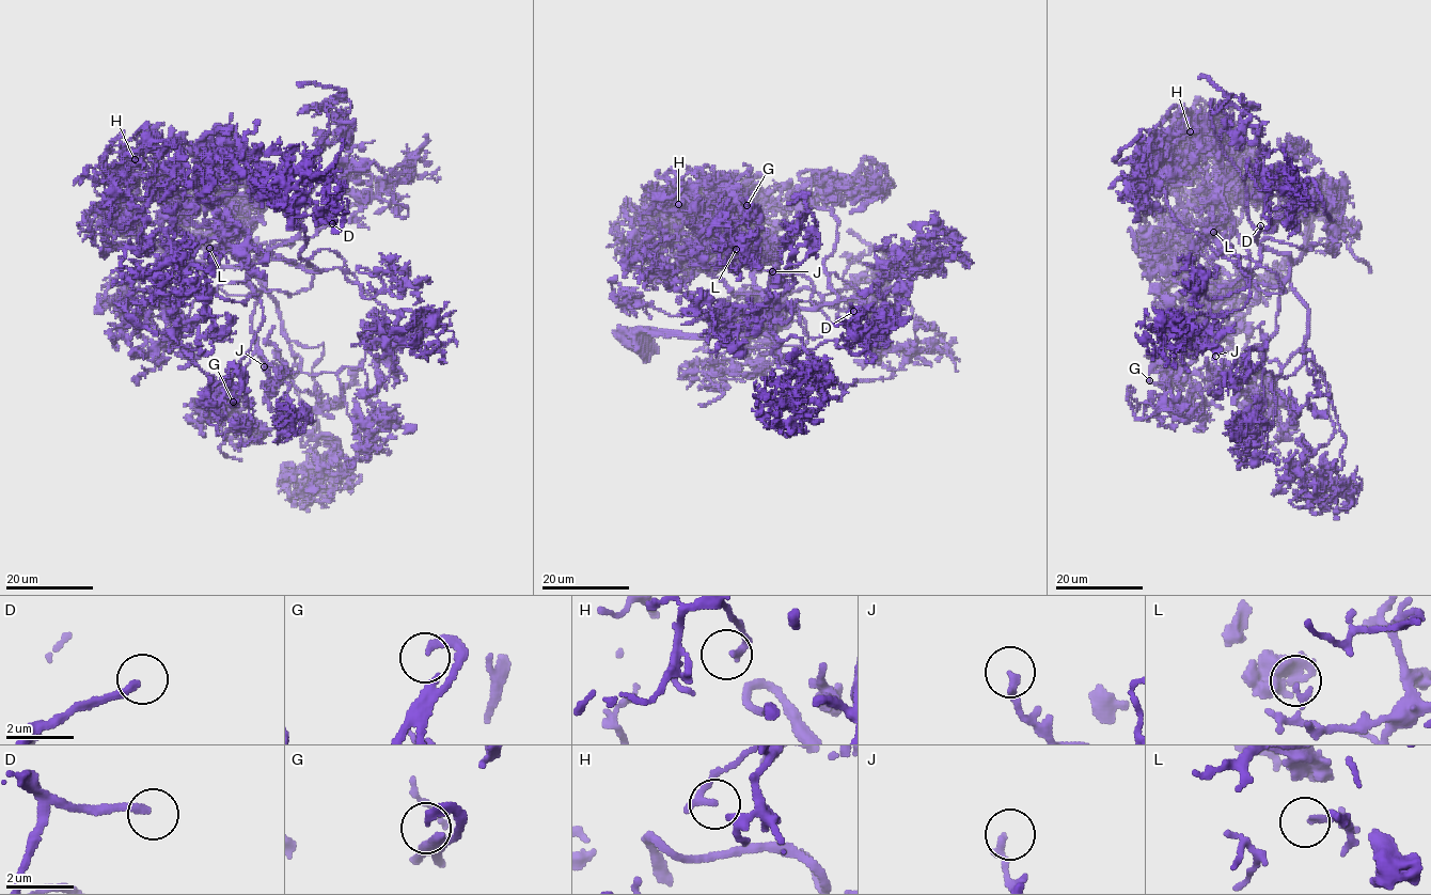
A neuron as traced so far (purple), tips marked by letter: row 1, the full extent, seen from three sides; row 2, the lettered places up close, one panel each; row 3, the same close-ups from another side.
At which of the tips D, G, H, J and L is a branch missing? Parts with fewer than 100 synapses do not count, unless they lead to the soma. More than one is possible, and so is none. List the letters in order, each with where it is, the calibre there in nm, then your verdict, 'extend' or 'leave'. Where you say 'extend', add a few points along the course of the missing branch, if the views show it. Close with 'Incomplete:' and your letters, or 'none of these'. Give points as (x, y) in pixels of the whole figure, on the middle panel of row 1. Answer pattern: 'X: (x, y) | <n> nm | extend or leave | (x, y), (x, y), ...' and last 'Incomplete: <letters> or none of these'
D: (853, 311) | 200 nm | extend | (853, 311), (869, 308), (882, 316), (883, 308), (916, 323), (921, 304), (910, 304), (896, 287), (889, 291)
G: (747, 205) | 200 nm | leave
H: (678, 204) | 240 nm | leave
J: (772, 271) | 240 nm | leave
L: (736, 249) | 160 nm | leave
Incomplete: D

